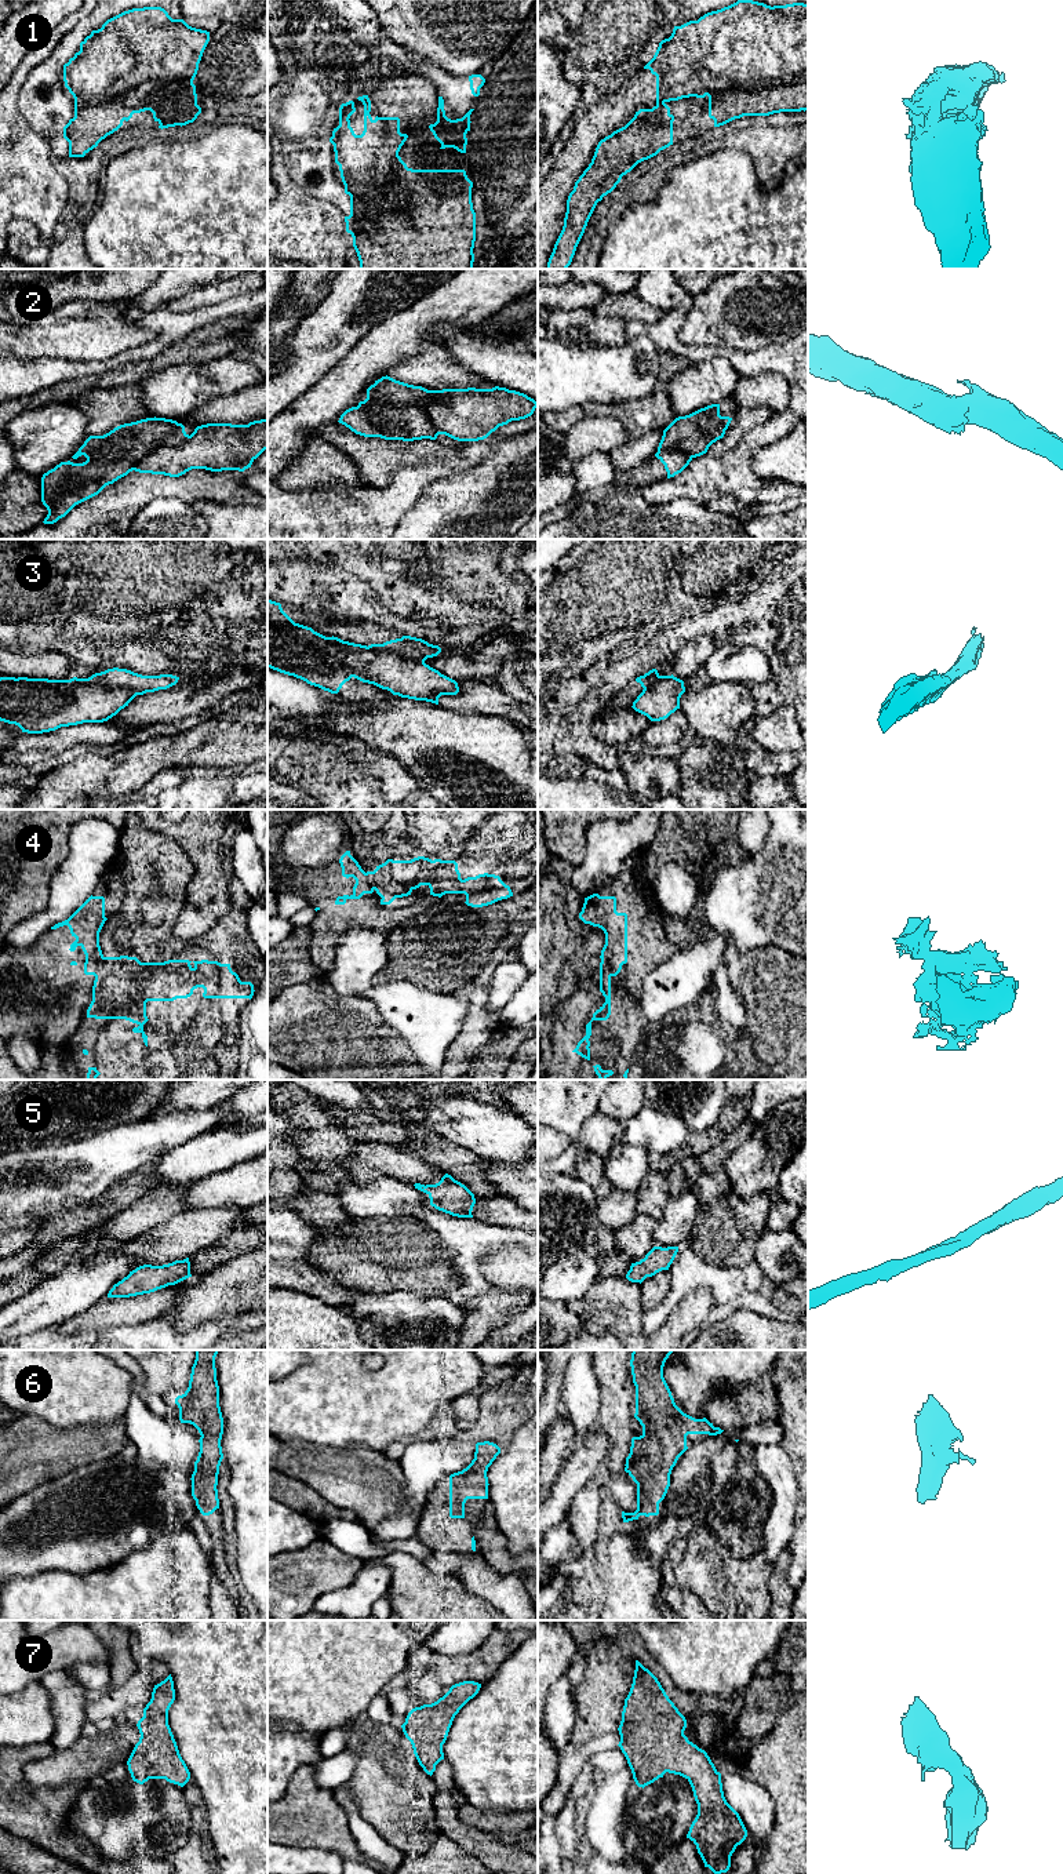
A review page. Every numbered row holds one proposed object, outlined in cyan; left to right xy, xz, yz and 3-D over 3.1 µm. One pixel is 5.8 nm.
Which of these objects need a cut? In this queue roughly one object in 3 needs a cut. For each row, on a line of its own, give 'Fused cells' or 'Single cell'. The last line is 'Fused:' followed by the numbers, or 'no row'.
1: Fused cells
2: Fused cells
3: Fused cells
4: Fused cells
5: Single cell
6: Single cell
7: Single cell
Fused: 1, 2, 3, 4

